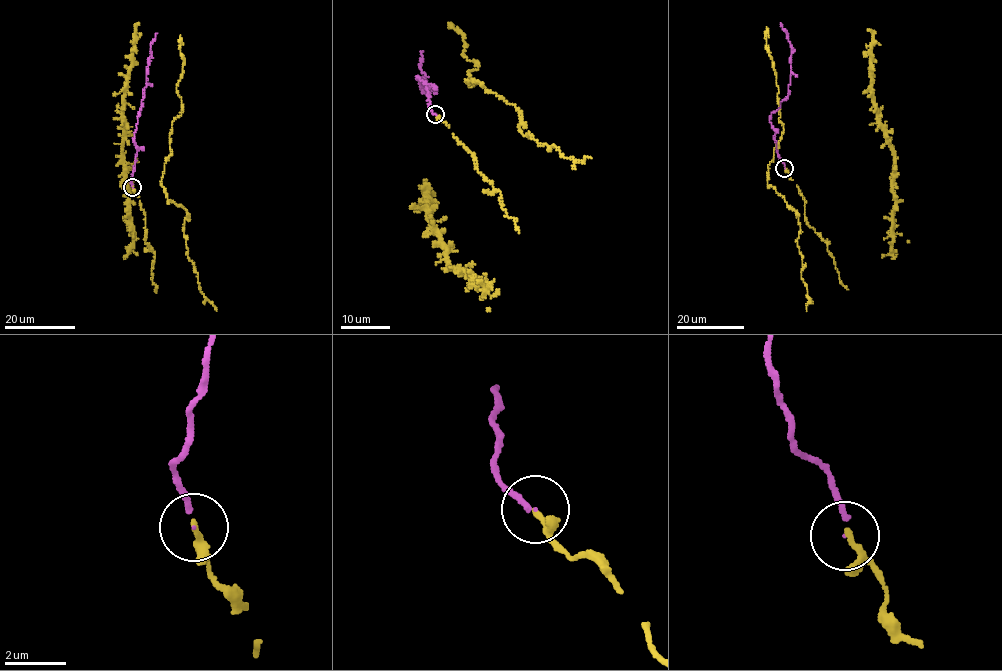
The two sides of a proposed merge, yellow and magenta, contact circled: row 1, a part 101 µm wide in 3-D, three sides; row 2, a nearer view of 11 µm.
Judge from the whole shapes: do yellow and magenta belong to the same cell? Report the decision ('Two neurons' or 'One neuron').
One neuron

